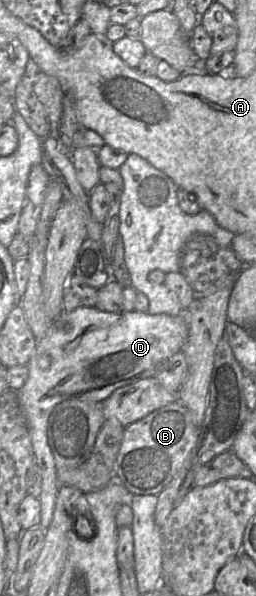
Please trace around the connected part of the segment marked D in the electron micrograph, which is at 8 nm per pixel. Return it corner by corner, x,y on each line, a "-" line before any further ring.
79,307
63,312
53,321
46,335
38,341
27,364
27,380
17,391
29,428
35,462
42,475
38,527
46,530
50,526
59,489
55,460
47,438
48,420
55,406
72,398
103,403
117,389
154,377
169,357
181,351
187,334
186,310
178,315
152,315
136,311
110,313
96,307

